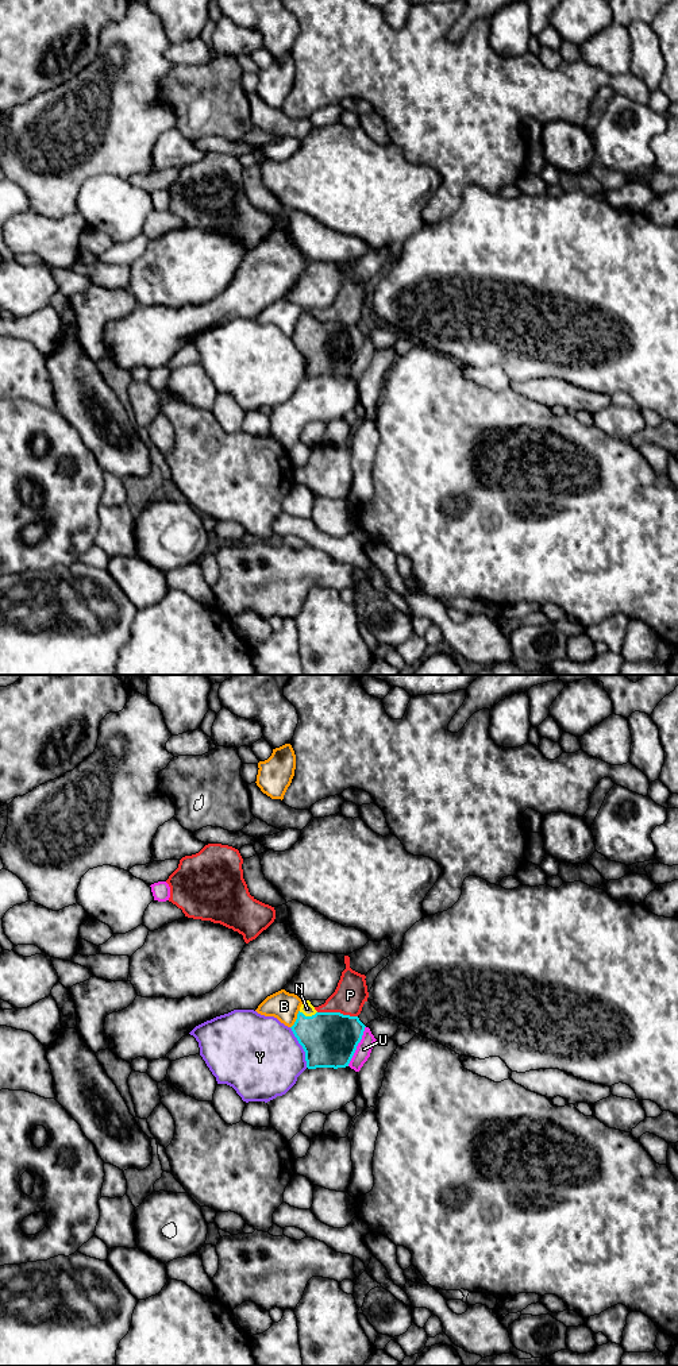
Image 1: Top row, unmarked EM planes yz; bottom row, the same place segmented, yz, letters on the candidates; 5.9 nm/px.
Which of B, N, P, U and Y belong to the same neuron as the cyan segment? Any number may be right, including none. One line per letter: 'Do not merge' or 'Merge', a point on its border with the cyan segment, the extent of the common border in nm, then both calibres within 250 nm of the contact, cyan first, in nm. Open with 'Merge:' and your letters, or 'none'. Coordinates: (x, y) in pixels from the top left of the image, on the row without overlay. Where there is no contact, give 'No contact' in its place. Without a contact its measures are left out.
Merge: N
B: Do not merge. Touches cyan at yz (296, 328). Shared border 120 nm. Thickness 320 nm (cyan) against 170 nm
N: Merge. Touches cyan at yz (308, 325). Shared border 110 nm. Thickness 320 nm (cyan) against 80 nm
P: Do not merge. Touches cyan at yz (338, 321). Shared border 240 nm. Thickness 320 nm (cyan) against 190 nm
U: Do not merge. Touches cyan at yz (357, 354). Shared border 260 nm. Thickness 320 nm (cyan) against 90 nm
Y: Do not merge. Touches cyan at yz (303, 357). Shared border 260 nm. Thickness 320 nm (cyan) against 480 nm

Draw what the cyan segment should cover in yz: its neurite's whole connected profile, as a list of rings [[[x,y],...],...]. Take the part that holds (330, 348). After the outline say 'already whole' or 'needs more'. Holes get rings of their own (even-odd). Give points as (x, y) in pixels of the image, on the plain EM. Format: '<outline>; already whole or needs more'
[[[304,309],[290,337],[305,360],[308,378],[338,378],[348,375],[365,336],[358,325],[317,321]]]; needs more

